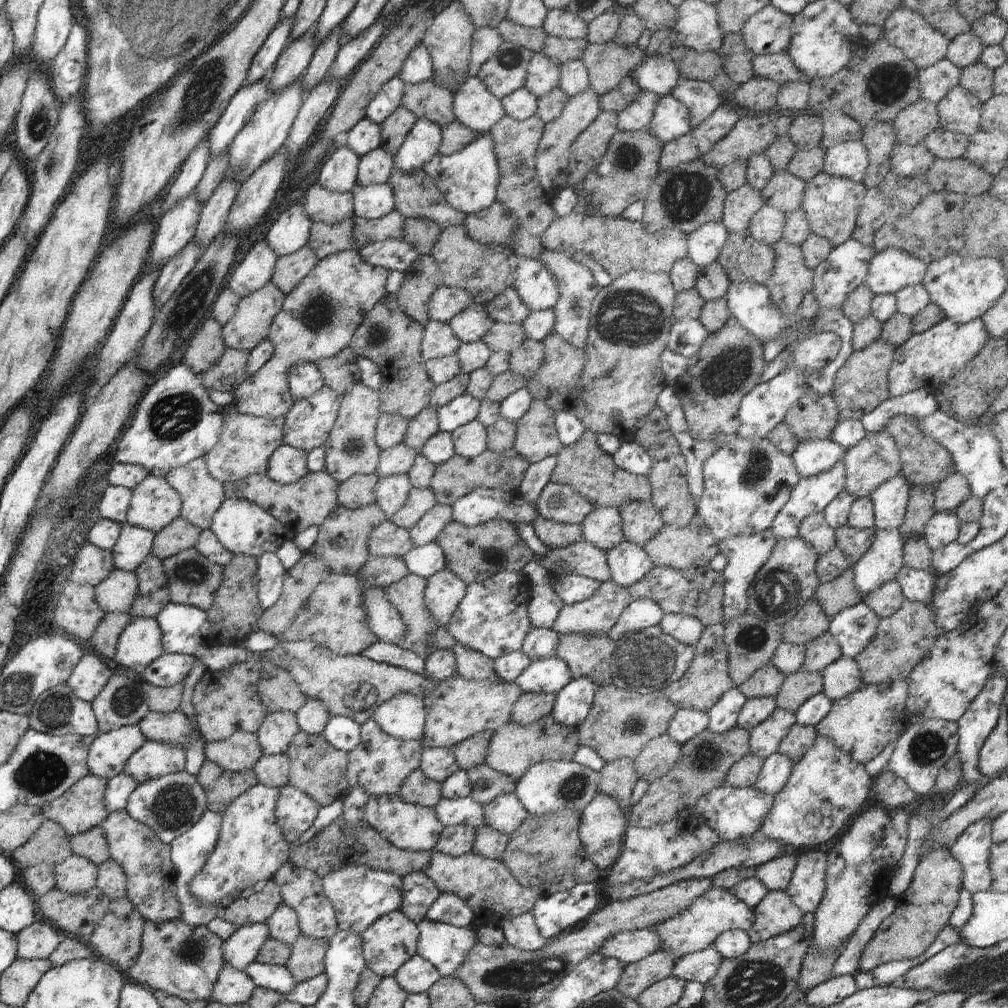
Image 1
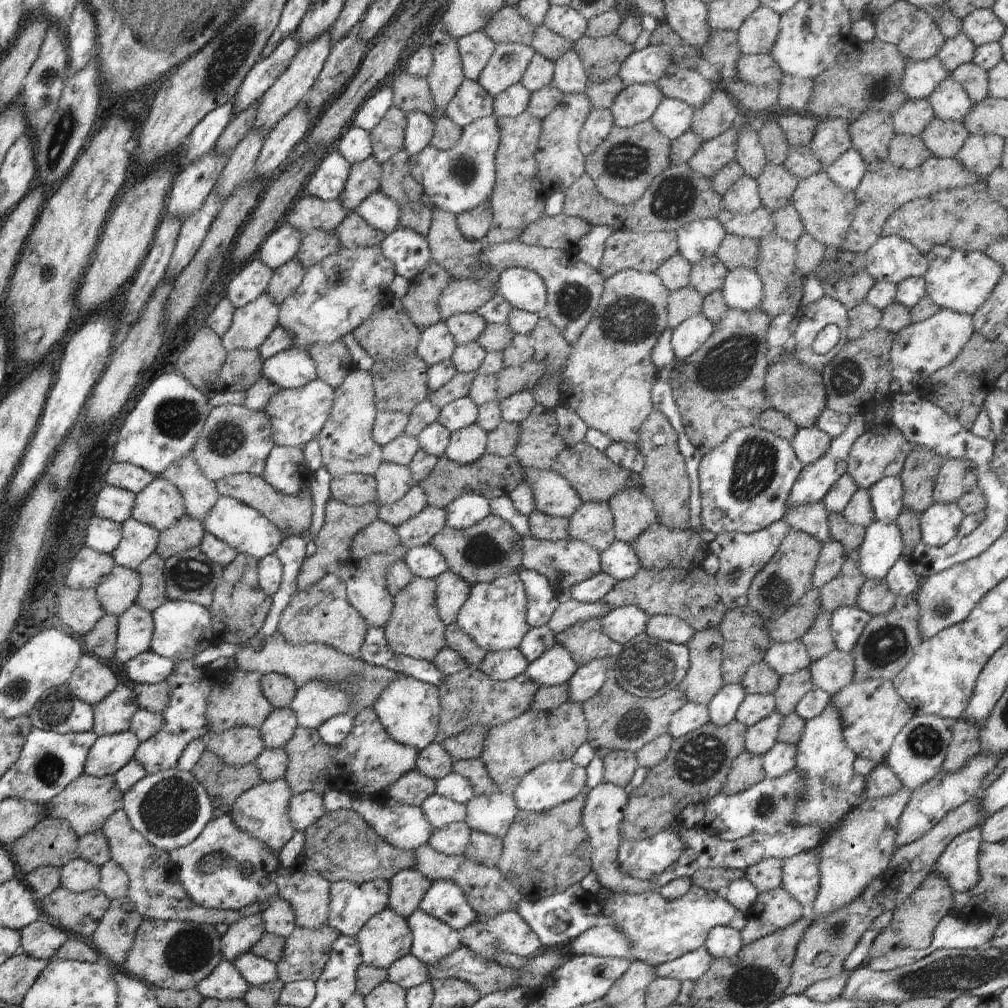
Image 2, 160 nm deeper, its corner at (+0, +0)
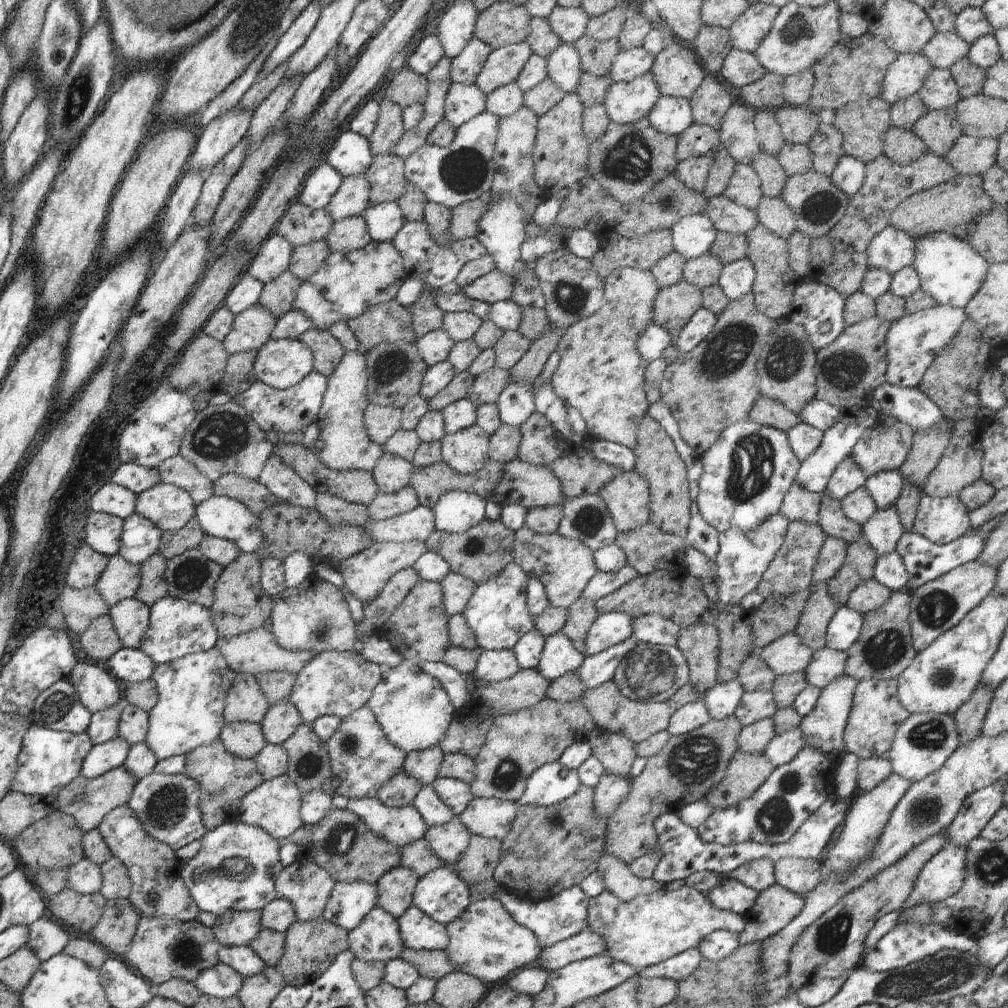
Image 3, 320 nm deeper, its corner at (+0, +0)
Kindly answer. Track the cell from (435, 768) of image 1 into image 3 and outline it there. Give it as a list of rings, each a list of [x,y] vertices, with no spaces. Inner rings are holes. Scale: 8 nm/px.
[[[439,745],[423,751],[409,752],[400,772],[419,780],[422,785],[431,784],[439,776],[442,759],[443,752]]]

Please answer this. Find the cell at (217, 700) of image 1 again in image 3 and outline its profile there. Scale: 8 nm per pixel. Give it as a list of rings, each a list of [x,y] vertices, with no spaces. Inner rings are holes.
[[[239,673],[227,692],[223,717],[226,723],[259,723],[269,705],[255,676]]]

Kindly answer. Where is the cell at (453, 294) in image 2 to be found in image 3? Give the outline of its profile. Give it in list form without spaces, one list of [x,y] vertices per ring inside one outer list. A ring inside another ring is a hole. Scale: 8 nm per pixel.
[[[492,269],[488,274],[477,278],[472,284],[458,289],[468,298],[484,301],[491,305],[496,301],[510,301],[515,288],[515,282],[498,269]]]

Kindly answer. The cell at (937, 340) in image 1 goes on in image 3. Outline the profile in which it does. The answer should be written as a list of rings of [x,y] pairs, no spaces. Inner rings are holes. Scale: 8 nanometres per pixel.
[[[936,305],[915,313],[907,312],[892,321],[885,338],[888,361],[886,380],[897,387],[917,387],[925,370],[928,370],[932,361],[951,342],[966,319],[964,309],[950,305]]]

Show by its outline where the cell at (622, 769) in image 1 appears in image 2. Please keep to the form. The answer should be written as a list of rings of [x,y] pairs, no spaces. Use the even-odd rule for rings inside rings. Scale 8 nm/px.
[[[611,750],[604,756],[604,783],[612,783],[624,788],[639,767],[635,753],[623,750]]]

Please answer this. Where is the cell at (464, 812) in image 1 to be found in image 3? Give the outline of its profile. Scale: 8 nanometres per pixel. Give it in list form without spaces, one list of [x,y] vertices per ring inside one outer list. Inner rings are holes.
[[[431,784],[421,785],[421,789],[414,797],[413,805],[418,809],[422,820],[426,822],[428,827],[449,823],[456,817],[455,812],[440,800]]]

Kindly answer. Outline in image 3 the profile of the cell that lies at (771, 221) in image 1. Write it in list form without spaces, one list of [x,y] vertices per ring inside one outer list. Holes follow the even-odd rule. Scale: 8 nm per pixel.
[[[725,193],[710,197],[704,214],[718,231],[744,235],[759,224],[755,209],[740,206]]]

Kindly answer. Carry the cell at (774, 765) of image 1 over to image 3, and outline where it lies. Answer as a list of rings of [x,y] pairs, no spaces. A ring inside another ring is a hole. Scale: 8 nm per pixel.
[[[800,727],[792,728],[786,733],[774,735],[763,752],[775,766],[790,762],[805,745],[805,736]]]

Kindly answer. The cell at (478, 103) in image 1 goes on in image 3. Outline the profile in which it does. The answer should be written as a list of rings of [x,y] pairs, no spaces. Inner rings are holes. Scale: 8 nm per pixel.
[[[452,83],[444,101],[445,119],[457,129],[485,111],[486,95],[474,84]]]

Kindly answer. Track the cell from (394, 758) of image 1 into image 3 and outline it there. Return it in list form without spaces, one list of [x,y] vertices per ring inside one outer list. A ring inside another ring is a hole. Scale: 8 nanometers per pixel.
[[[366,706],[341,719],[338,730],[325,743],[333,772],[333,792],[347,799],[374,798],[380,787],[400,772],[407,755],[387,739]]]

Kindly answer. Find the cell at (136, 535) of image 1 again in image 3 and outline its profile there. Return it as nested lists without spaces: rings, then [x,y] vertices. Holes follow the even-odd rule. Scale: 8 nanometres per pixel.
[[[138,513],[123,520],[123,531],[119,551],[128,562],[141,565],[154,553],[158,552],[161,531],[151,520]]]

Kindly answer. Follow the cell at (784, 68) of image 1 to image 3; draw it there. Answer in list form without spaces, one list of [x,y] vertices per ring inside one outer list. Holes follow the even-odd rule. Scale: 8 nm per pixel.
[[[736,48],[726,56],[719,71],[730,84],[738,88],[756,82],[766,74],[754,53]]]

